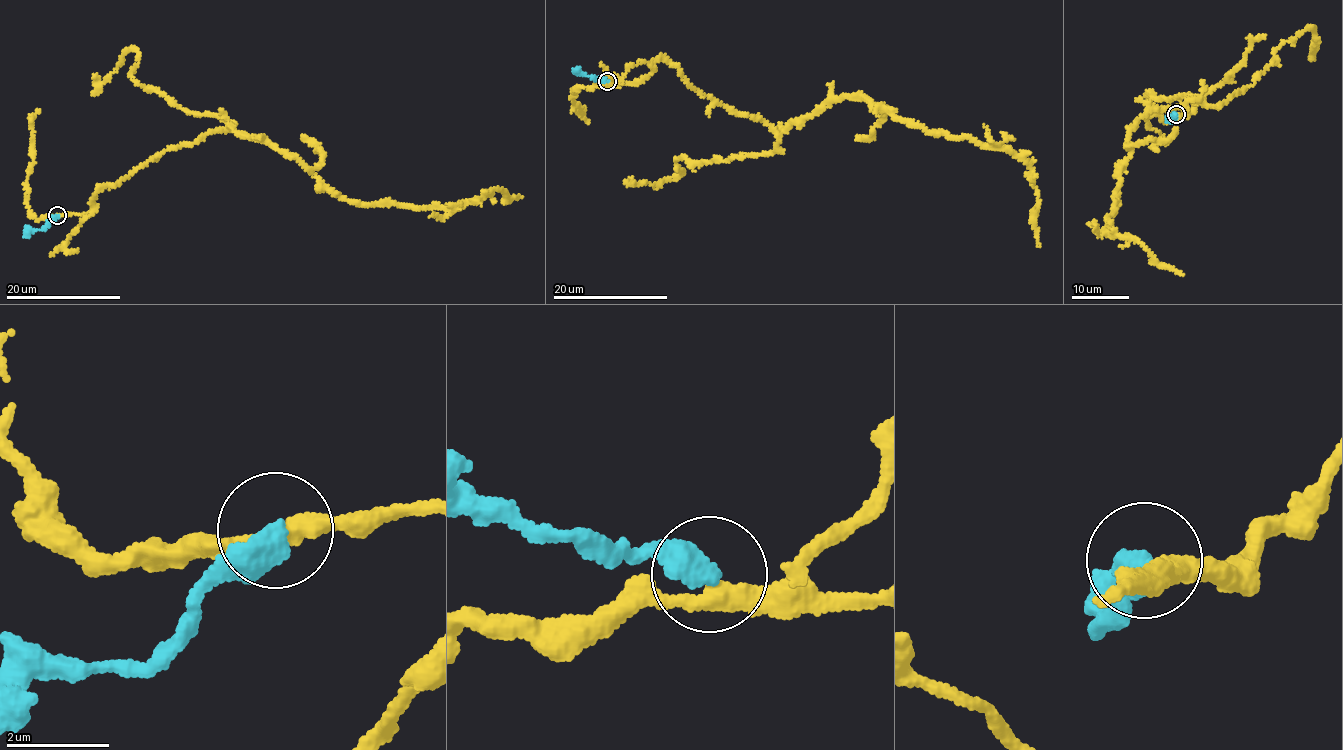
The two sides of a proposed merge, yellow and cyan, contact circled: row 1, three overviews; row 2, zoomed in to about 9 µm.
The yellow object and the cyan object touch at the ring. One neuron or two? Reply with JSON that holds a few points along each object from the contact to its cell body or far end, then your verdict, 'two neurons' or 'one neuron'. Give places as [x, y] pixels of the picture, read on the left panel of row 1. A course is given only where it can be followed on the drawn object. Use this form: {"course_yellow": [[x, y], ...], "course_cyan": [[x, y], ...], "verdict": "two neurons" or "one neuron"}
{"course_yellow": [[57, 215], [87, 215], [96, 192], [227, 127], [293, 153], [343, 197], [460, 208], [497, 188], [522, 197]], "course_cyan": [[57, 215], [41, 231], [35, 230], [25, 238]], "verdict": "two neurons"}

